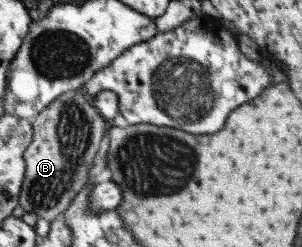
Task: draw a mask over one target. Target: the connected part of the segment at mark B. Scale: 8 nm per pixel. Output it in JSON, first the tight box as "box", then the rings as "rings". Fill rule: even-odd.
{"box":[18,88,108,224],"rings":[[[83,88],[68,89],[30,121],[32,136],[23,152],[25,170],[18,202],[24,212],[32,212],[48,224],[86,186],[100,138],[108,128],[90,101]]]}

